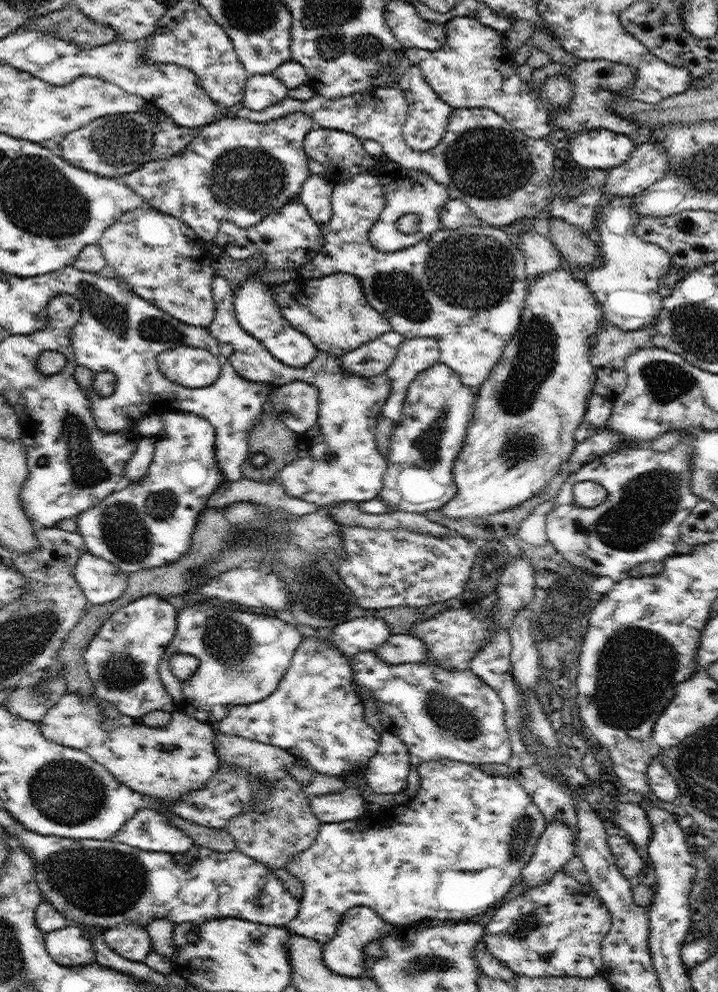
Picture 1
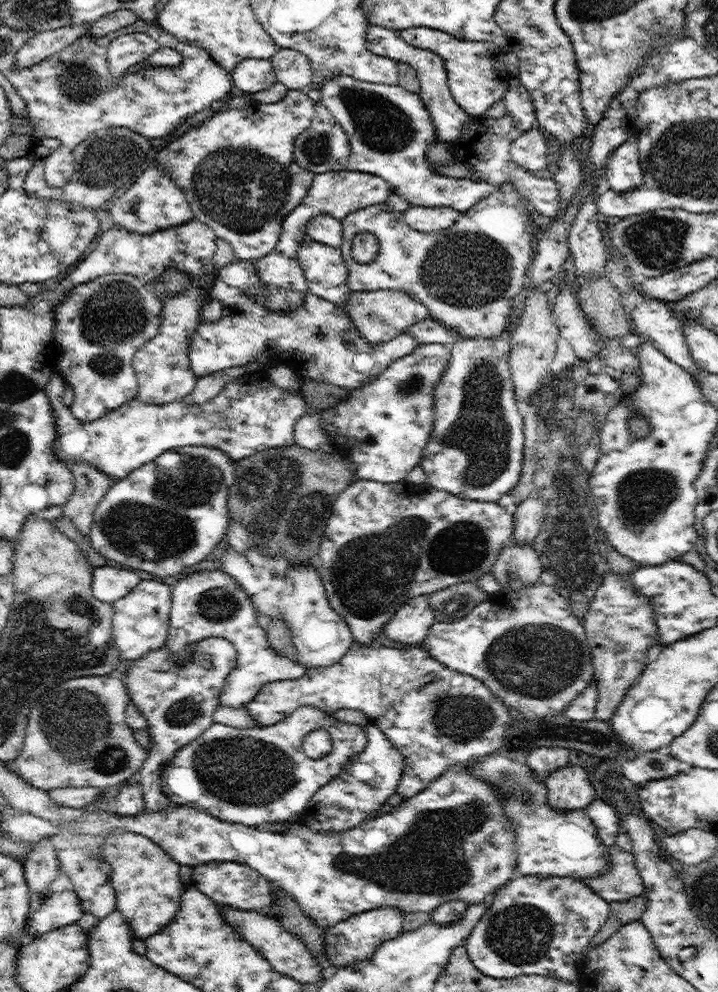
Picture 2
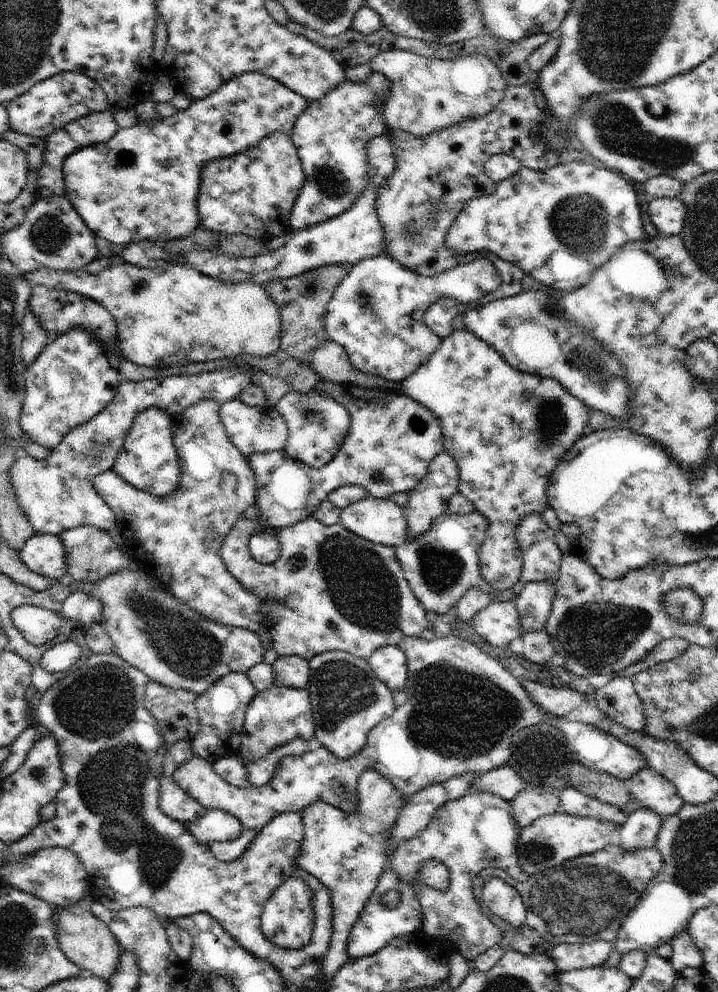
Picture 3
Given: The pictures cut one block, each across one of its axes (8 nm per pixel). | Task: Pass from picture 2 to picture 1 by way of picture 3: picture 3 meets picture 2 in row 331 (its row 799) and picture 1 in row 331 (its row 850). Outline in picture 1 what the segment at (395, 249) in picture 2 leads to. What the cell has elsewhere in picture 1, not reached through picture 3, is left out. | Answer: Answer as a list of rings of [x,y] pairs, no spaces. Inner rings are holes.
[[[370,169],[349,178],[346,182],[334,183],[332,218],[321,225],[323,245],[308,261],[300,267],[301,278],[317,279],[335,272],[345,272],[356,276],[361,282],[367,302],[380,315],[388,319],[392,331],[402,337],[432,337],[438,341],[440,363],[457,372],[460,380],[476,394],[480,385],[490,376],[492,368],[502,357],[505,346],[516,335],[521,326],[522,312],[527,288],[525,256],[510,235],[485,223],[478,226],[438,229],[428,238],[422,237],[418,244],[396,252],[379,251],[369,239],[371,228],[375,225],[385,207],[385,186]]]

